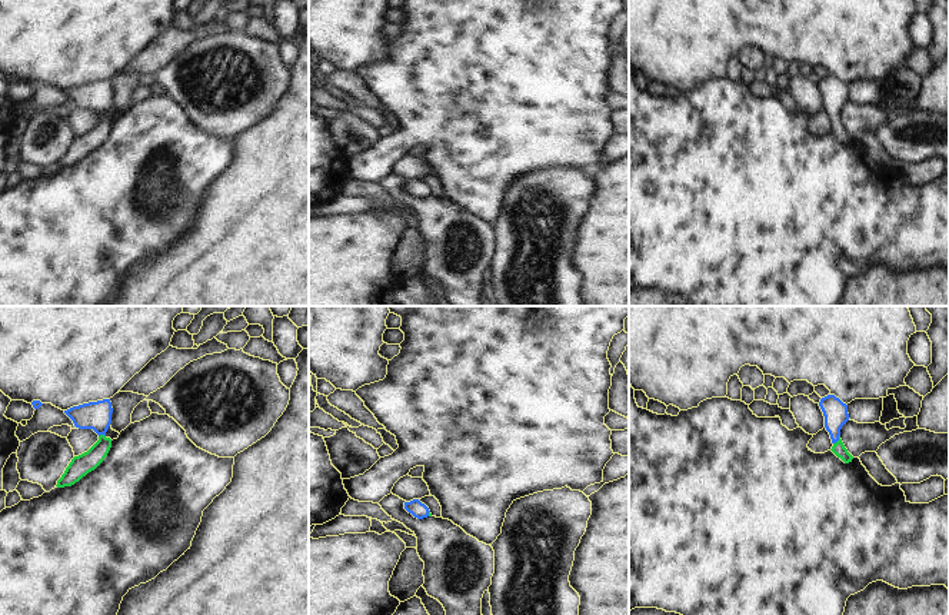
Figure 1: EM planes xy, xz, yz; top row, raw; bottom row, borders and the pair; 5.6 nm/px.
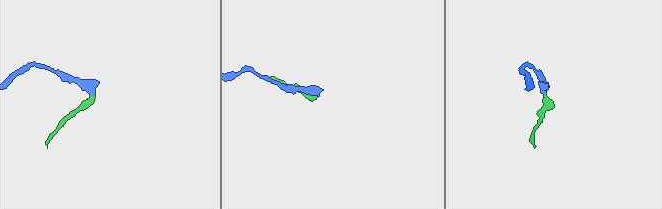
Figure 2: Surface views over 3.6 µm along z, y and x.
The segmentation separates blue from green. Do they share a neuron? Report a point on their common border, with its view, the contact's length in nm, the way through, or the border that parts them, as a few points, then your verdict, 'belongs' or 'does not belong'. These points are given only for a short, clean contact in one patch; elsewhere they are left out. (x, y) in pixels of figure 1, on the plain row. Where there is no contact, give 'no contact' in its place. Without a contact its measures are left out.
meets blue in yz at (838, 119); contact 70 nm long; runs through yz (835, 92), (838, 119), (838, 128); belongs

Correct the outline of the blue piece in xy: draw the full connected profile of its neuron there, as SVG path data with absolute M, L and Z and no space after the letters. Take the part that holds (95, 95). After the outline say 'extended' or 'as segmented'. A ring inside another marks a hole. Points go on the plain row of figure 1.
M110 79L73 86L64 90L64 93L73 100L76 107L93 109L99 114L99 120L87 132L71 139L57 160L57 167L71 166L89 152L94 150L111 127L111 119L106 116L113 93Z; extended

